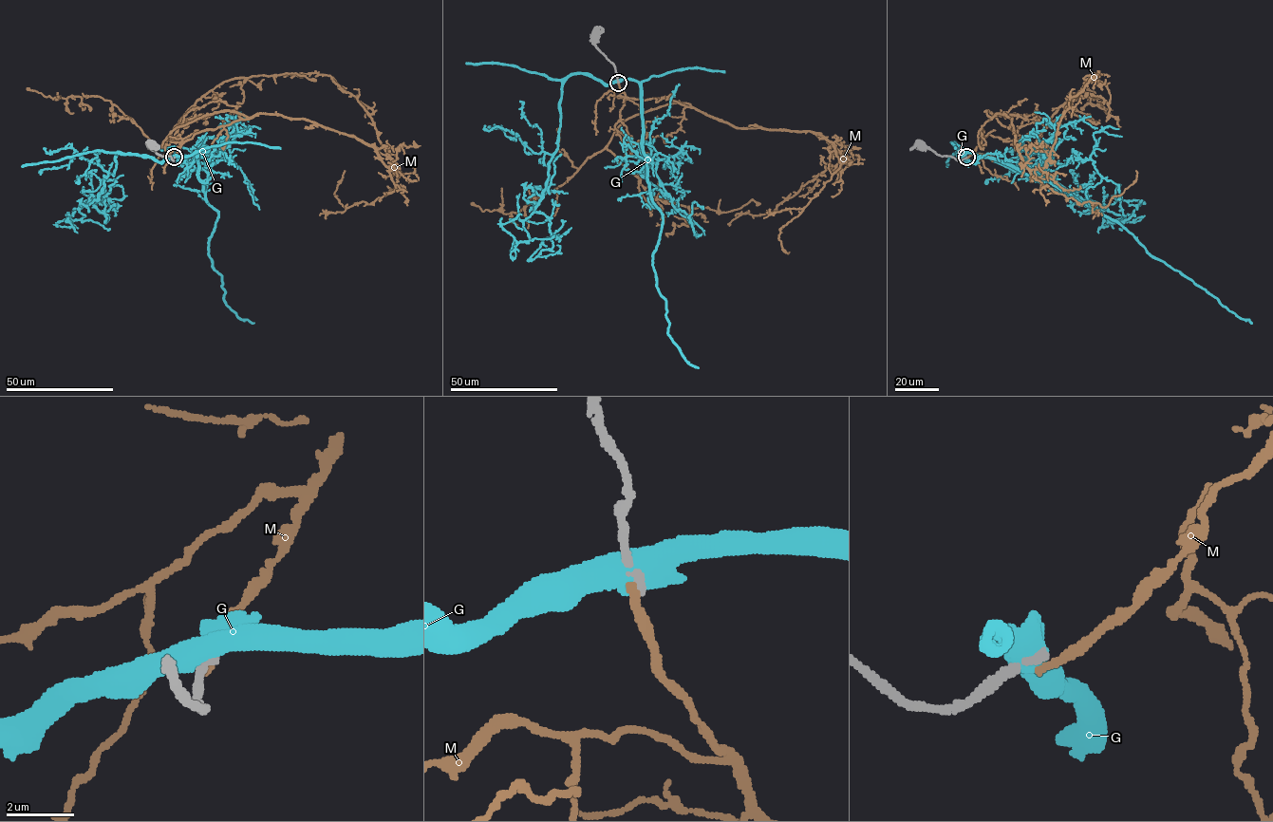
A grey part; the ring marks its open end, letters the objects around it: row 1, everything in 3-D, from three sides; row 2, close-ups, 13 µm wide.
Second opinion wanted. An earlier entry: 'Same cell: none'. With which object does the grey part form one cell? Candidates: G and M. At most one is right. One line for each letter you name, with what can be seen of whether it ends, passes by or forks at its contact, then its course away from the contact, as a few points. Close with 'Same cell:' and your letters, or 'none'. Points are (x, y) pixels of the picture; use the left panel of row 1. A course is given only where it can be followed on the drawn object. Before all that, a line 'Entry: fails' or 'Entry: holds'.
Entry: holds
Same cell: none

